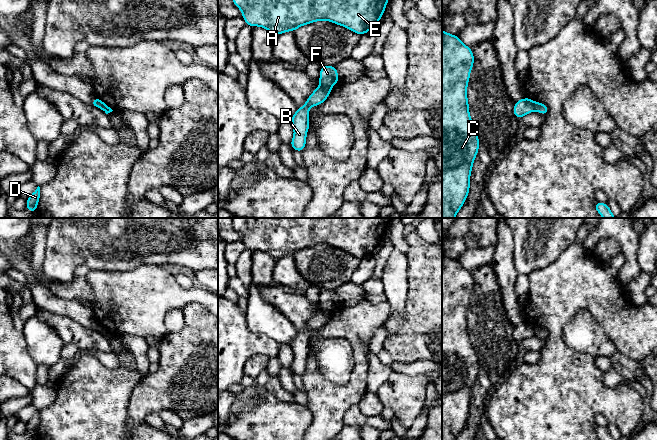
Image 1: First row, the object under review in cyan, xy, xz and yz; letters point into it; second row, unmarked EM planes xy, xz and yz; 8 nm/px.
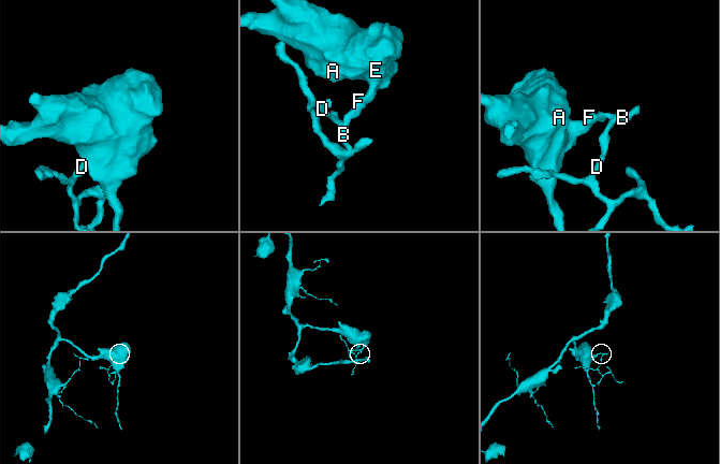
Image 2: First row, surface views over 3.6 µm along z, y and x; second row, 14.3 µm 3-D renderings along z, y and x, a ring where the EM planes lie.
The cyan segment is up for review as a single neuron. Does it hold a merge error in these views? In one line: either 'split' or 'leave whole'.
split

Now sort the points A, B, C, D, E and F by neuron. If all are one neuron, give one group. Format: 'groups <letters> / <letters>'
groups A C E F / B D

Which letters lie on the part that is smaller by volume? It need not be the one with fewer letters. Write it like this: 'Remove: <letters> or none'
Remove: B, D

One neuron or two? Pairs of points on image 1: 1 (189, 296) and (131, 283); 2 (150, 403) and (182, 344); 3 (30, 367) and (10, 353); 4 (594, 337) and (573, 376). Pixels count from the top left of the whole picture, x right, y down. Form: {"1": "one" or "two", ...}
{"1": "one", "2": "one", "3": "one", "4": "two"}

